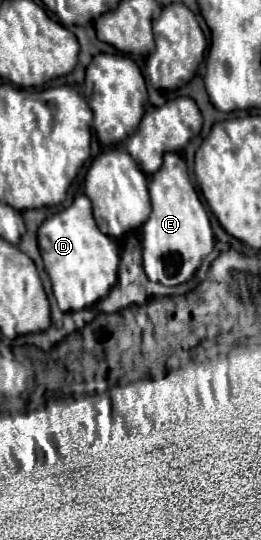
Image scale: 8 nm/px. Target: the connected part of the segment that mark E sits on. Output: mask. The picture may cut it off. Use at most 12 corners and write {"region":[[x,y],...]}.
{"region":[[166,153],[142,225],[150,281],[180,285],[214,247],[184,159]]}

